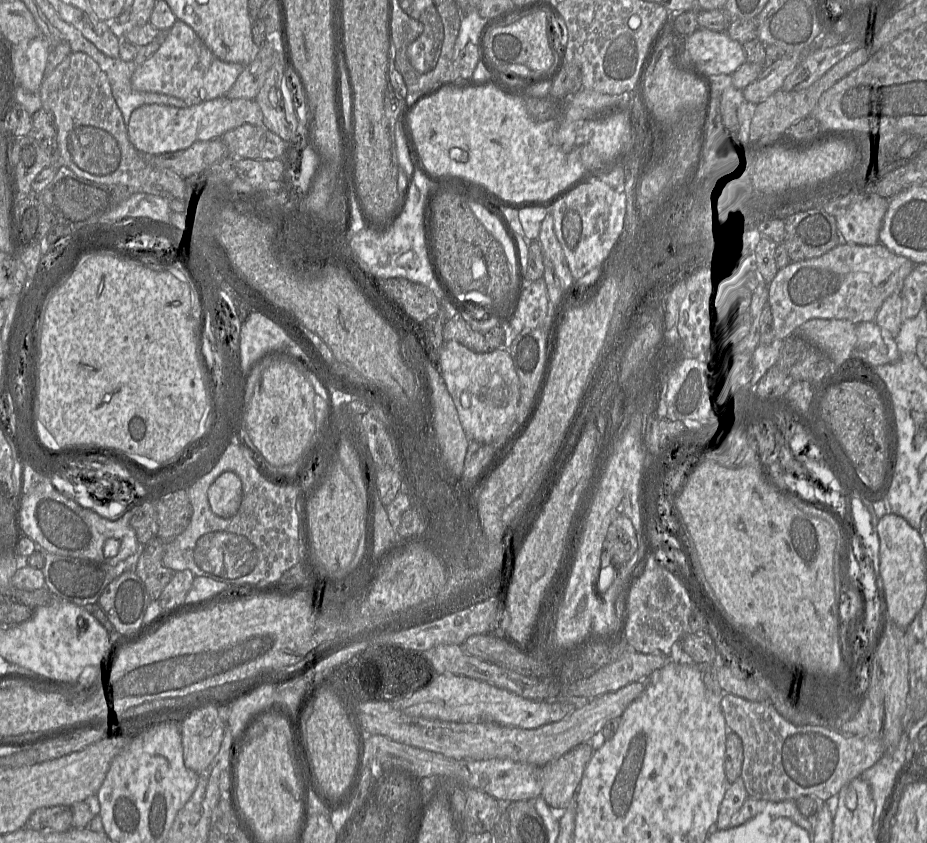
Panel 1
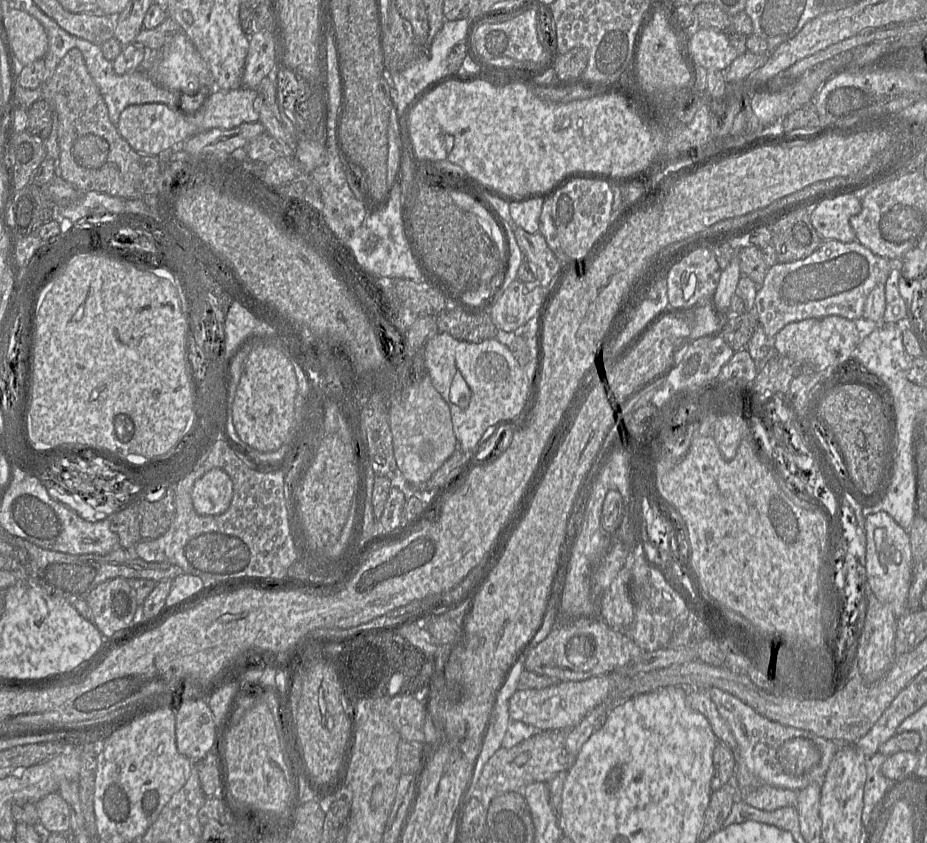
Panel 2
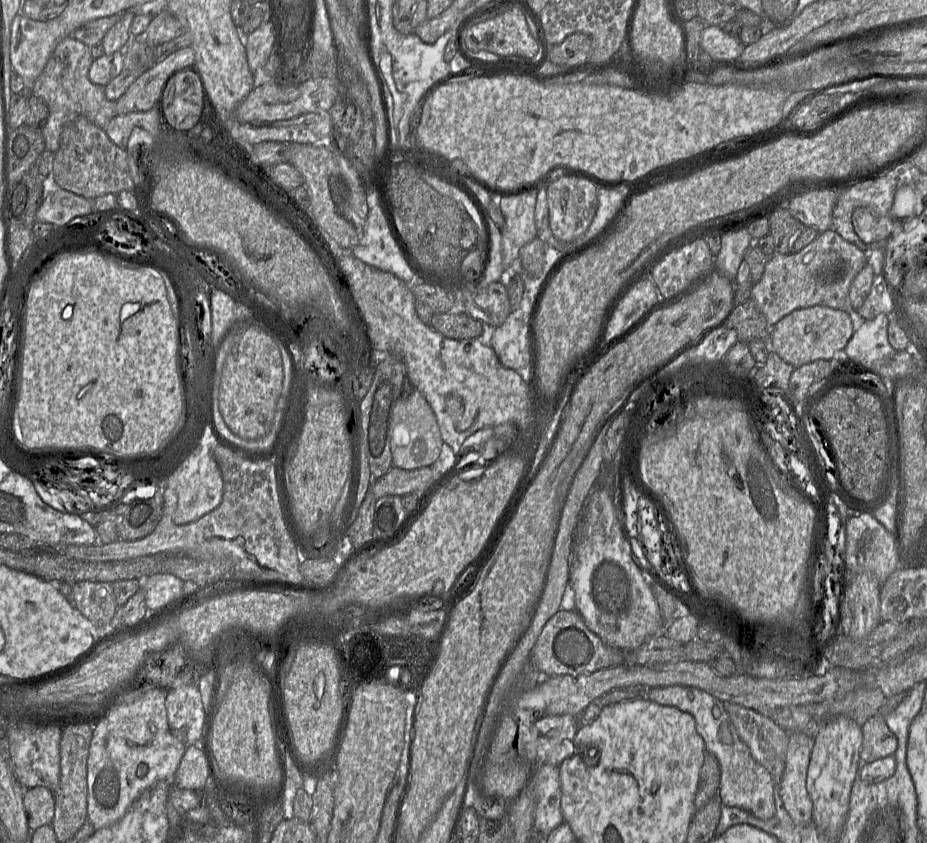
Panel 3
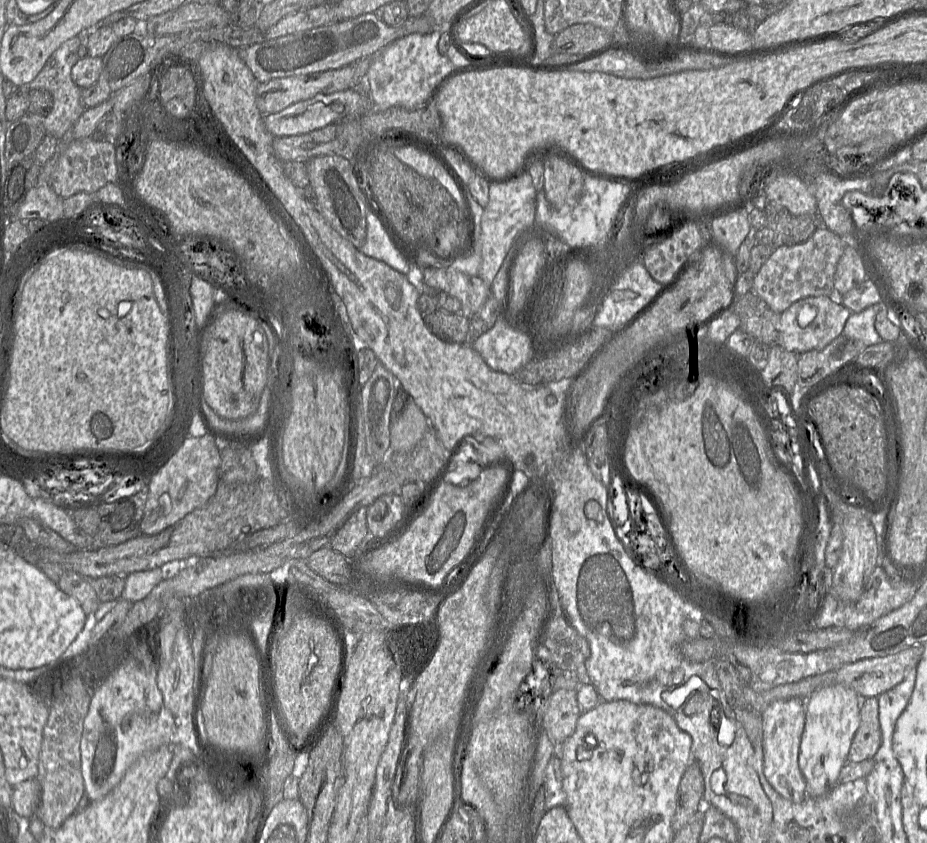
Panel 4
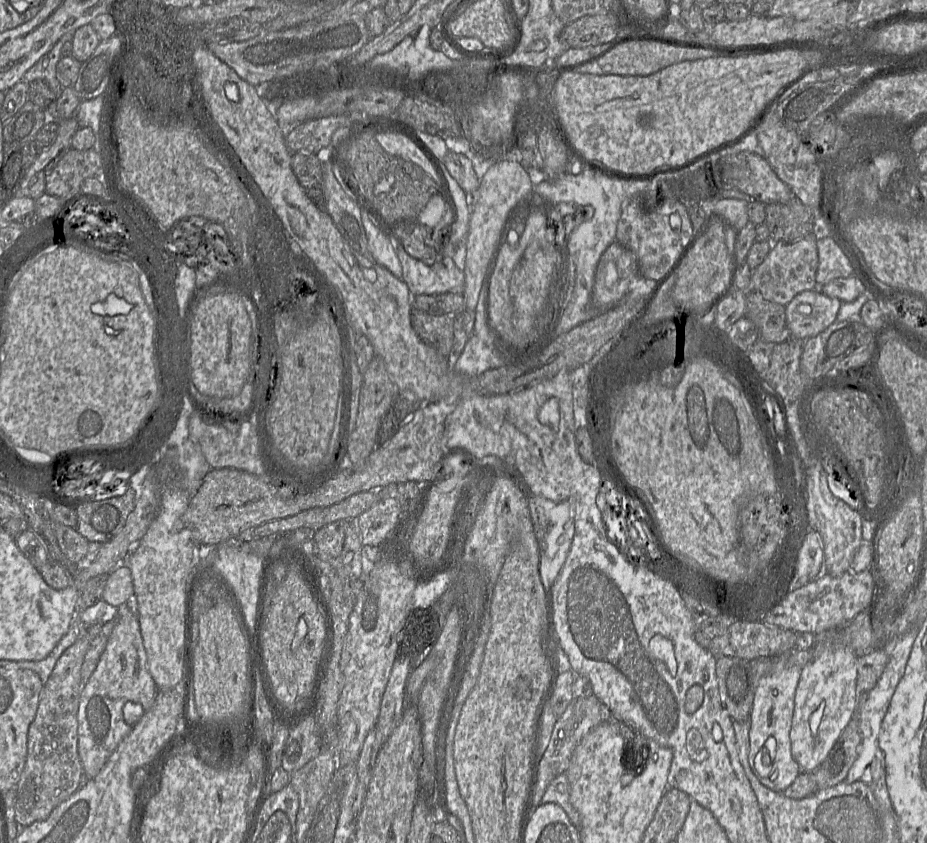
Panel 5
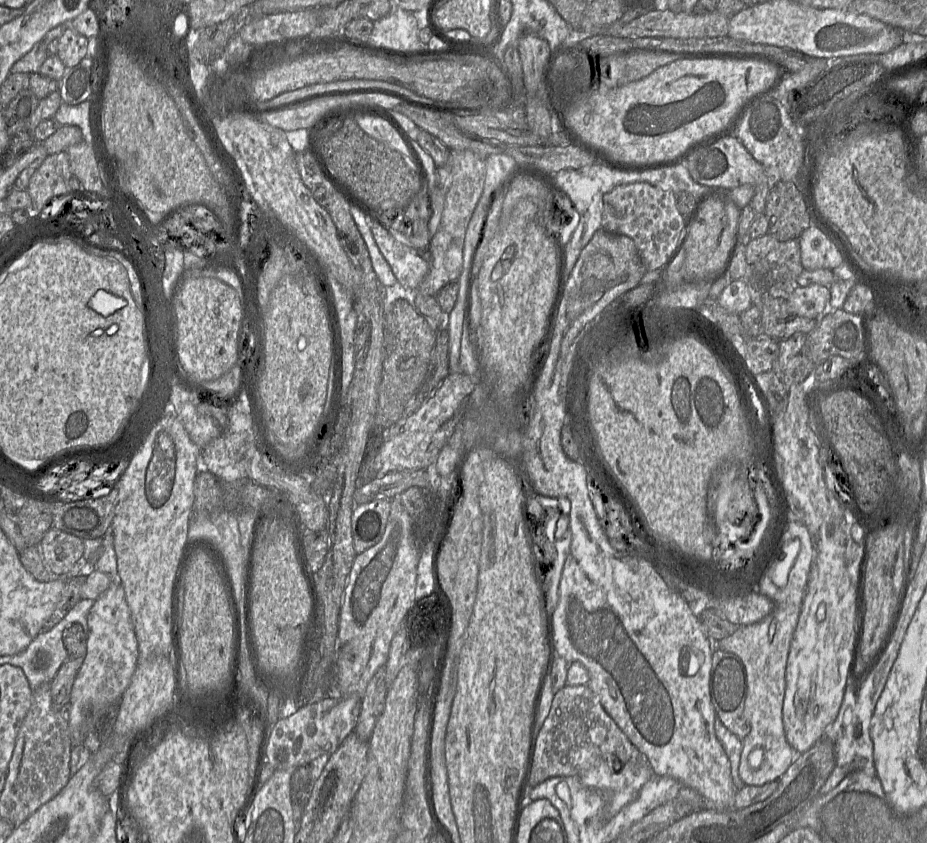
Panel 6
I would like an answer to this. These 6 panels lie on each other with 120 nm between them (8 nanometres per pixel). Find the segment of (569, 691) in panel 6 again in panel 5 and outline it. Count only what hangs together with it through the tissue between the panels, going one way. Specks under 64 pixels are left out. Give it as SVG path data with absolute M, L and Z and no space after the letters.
M593 694L574 698L561 717L557 719L548 747L539 760L537 781L530 799L529 812L541 805L541 799L552 780L569 768L573 752L582 738L599 724L613 718L611 711Z

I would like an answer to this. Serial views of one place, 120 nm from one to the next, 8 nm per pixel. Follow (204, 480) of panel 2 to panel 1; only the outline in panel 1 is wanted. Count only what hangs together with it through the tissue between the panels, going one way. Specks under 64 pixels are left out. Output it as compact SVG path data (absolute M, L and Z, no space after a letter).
M232 471L220 474L208 489L207 497L214 514L222 518L234 516L242 502L242 482Z

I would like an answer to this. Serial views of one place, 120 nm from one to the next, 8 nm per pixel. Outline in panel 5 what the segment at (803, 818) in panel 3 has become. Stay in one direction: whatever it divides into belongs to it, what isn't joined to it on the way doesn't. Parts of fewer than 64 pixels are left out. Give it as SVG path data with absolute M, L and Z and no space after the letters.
M801 666L776 668L764 676L755 688L750 712L750 767L763 785L781 793L803 771L793 758L790 740L795 693L802 668Z

